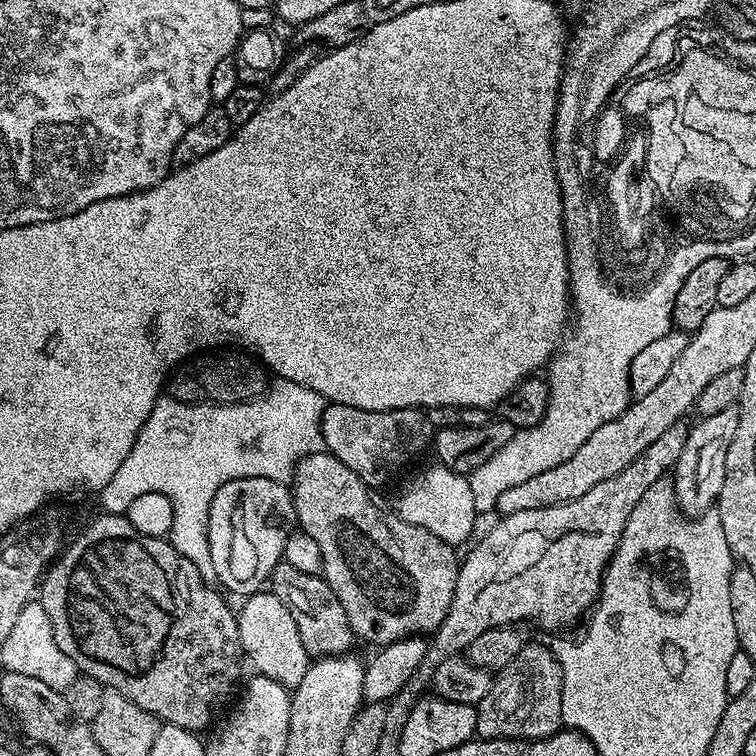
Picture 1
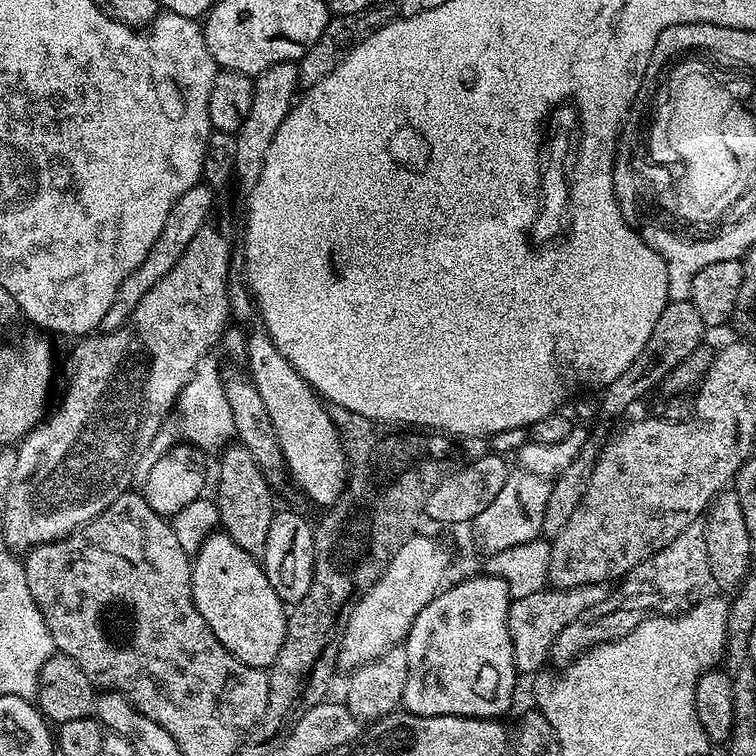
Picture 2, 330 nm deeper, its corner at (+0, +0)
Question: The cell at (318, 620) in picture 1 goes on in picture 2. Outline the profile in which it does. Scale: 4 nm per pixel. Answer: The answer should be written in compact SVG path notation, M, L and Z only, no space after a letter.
M233 443L225 447L219 456L220 469L216 472L214 495L214 503L220 515L219 527L227 532L235 544L242 546L246 554L263 557L266 538L270 534L270 522L278 511L278 505L272 501L273 485L258 462L254 462L254 454L250 454L250 450L246 450L243 444Z

